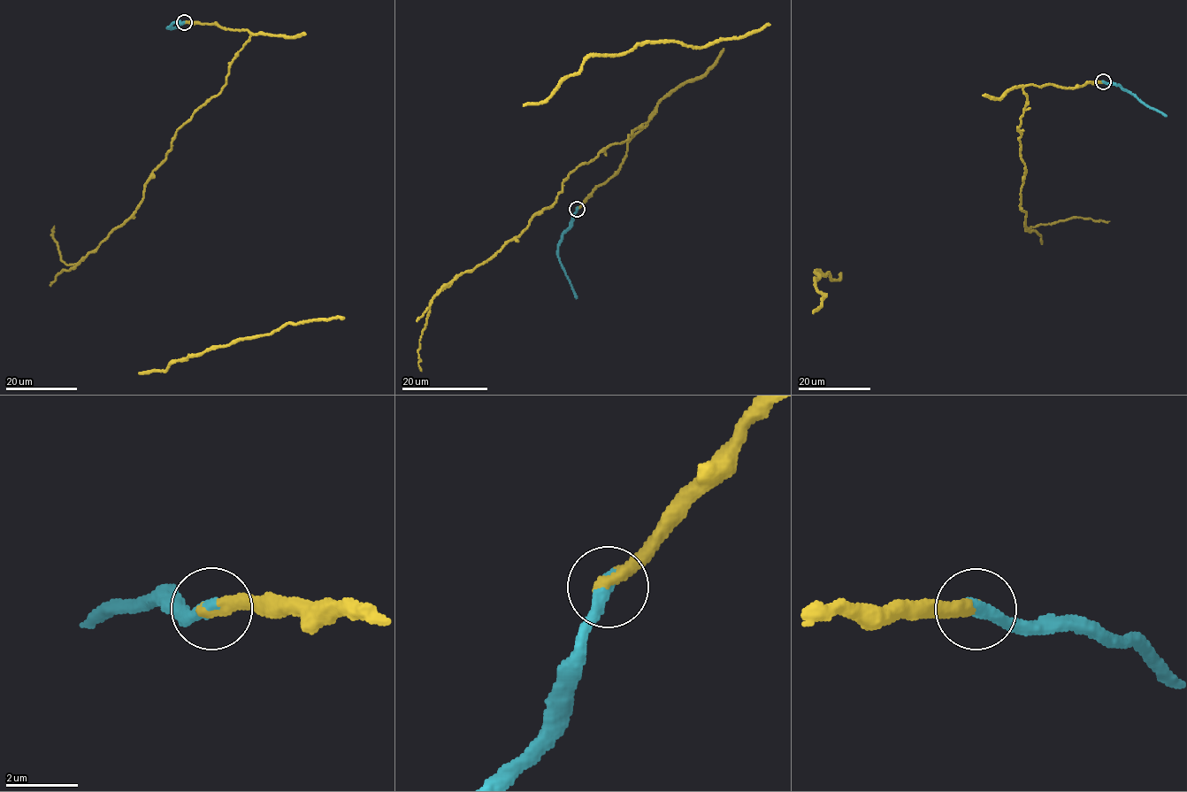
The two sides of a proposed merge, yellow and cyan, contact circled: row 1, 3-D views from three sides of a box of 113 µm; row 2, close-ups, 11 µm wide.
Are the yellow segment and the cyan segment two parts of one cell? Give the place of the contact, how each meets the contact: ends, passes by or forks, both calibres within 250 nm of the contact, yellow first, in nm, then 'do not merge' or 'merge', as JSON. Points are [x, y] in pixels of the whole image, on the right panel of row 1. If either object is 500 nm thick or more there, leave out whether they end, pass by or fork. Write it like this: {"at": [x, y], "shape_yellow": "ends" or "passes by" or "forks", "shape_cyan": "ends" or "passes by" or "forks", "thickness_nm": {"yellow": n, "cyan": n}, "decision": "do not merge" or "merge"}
{"at": [1103, 81], "shape_yellow": "ends", "shape_cyan": "ends", "thickness_nm": {"yellow": 360, "cyan": 420}, "decision": "merge"}

